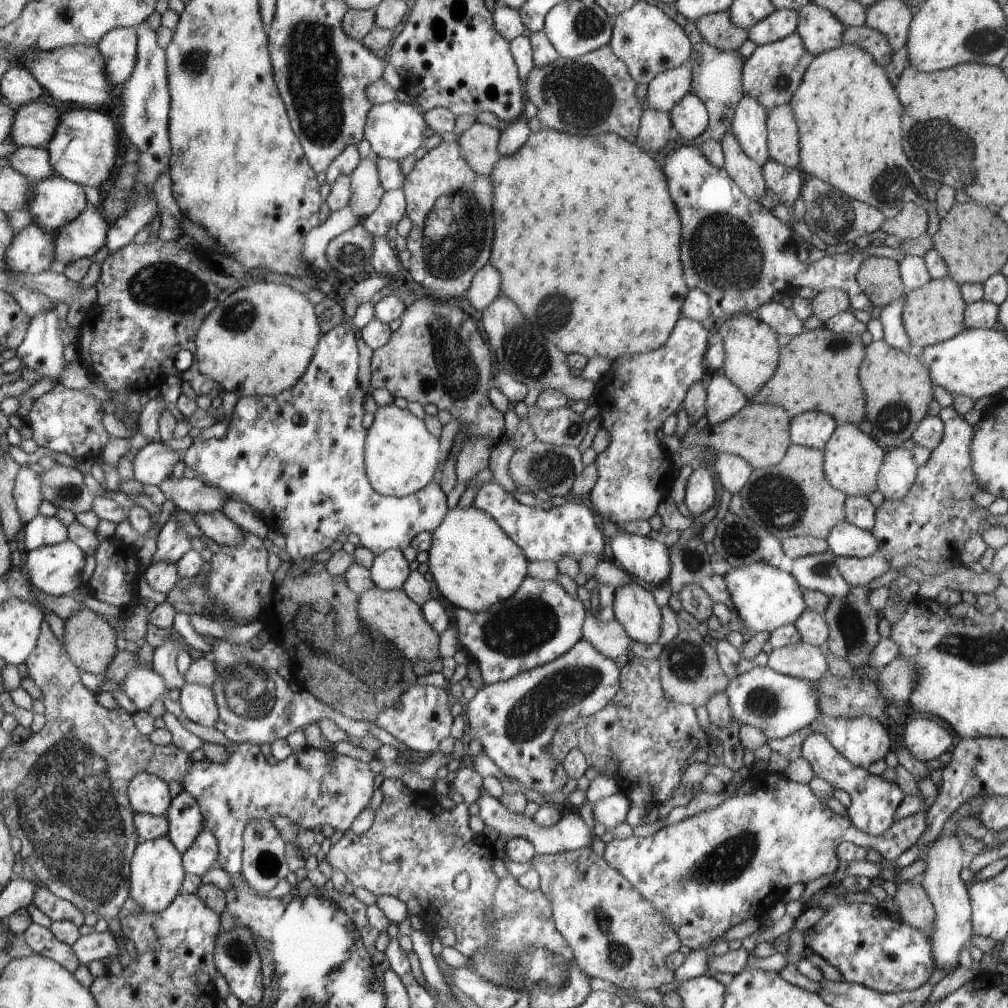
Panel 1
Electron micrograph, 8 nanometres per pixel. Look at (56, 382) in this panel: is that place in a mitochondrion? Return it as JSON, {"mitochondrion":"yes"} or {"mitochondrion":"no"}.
{"mitochondrion":"no"}

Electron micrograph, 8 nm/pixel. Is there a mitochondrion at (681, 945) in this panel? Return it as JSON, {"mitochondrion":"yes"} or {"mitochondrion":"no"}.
{"mitochondrion":"no"}

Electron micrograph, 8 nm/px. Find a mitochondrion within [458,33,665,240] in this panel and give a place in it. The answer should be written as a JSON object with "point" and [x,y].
{"point":[580,96]}

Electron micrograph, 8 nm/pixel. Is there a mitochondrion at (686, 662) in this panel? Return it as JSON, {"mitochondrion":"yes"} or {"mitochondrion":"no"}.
{"mitochondrion":"yes"}

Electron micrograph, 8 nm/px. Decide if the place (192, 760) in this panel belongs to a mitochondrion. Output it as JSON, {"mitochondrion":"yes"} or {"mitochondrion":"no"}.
{"mitochondrion":"no"}

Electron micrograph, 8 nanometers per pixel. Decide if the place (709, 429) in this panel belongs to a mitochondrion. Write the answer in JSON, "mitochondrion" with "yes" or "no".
{"mitochondrion":"no"}

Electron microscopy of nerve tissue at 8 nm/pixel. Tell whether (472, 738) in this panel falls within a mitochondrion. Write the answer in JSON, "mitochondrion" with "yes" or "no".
{"mitochondrion":"no"}

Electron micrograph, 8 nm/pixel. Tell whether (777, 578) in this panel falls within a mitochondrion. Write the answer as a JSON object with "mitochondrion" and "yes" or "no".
{"mitochondrion":"no"}

